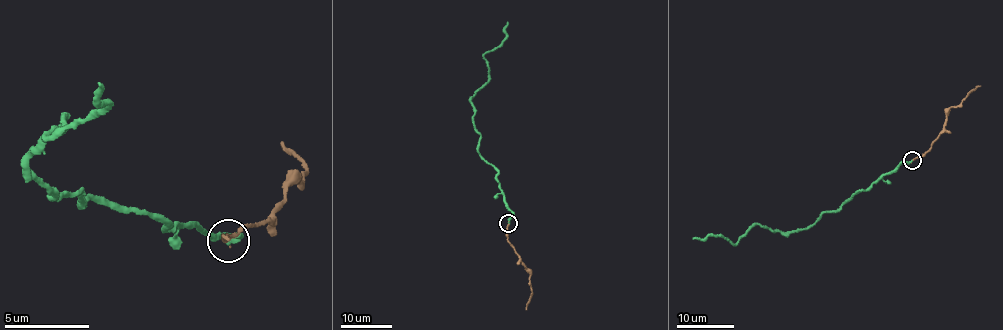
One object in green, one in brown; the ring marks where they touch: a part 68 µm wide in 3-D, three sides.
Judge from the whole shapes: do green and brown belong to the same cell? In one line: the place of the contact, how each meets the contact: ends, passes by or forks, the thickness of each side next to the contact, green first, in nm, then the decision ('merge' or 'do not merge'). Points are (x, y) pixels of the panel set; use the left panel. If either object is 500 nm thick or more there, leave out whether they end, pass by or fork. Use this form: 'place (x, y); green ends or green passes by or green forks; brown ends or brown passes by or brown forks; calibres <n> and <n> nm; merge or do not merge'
place (228, 240); green ends; brown ends; calibres 280 and 160 nm; do not merge

